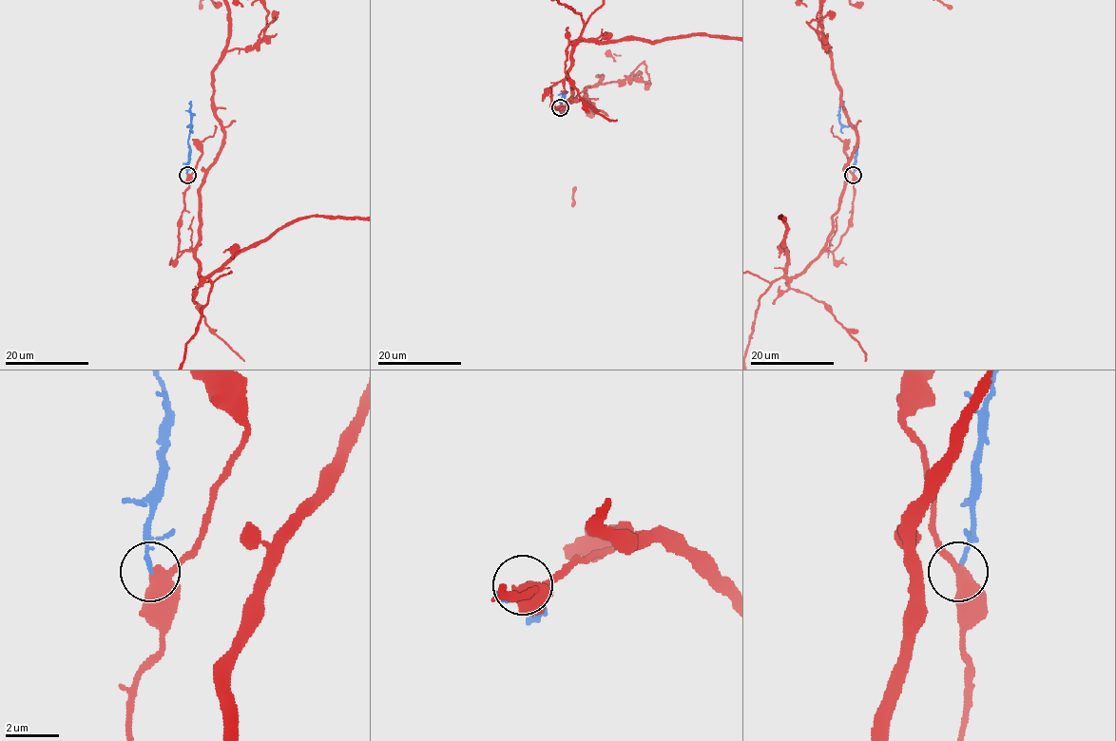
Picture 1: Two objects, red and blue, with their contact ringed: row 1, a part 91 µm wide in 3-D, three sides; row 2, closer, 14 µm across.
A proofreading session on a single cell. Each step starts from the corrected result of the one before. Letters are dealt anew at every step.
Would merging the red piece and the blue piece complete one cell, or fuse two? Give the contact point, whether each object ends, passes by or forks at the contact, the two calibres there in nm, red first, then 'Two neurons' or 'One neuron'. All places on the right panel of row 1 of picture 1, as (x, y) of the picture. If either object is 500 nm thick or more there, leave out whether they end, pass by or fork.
Place: (853, 175). At the ring red passes by. At the ring blue ends. Thickness 420 nm (red) against 160 nm. Two neurons

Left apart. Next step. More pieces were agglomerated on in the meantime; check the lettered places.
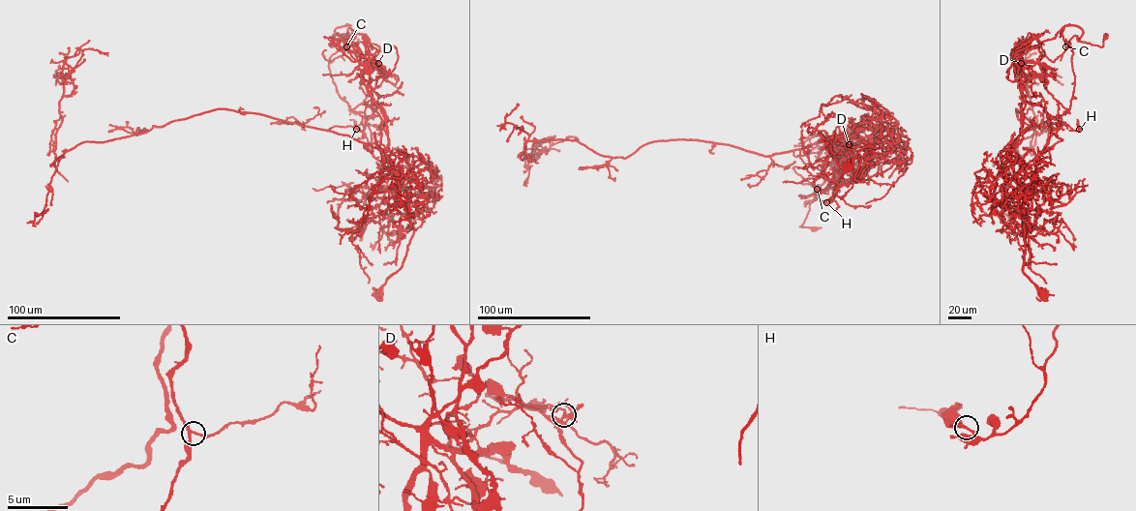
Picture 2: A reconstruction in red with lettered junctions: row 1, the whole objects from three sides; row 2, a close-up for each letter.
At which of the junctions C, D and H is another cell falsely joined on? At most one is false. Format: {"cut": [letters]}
{"cut": ["D"]}

